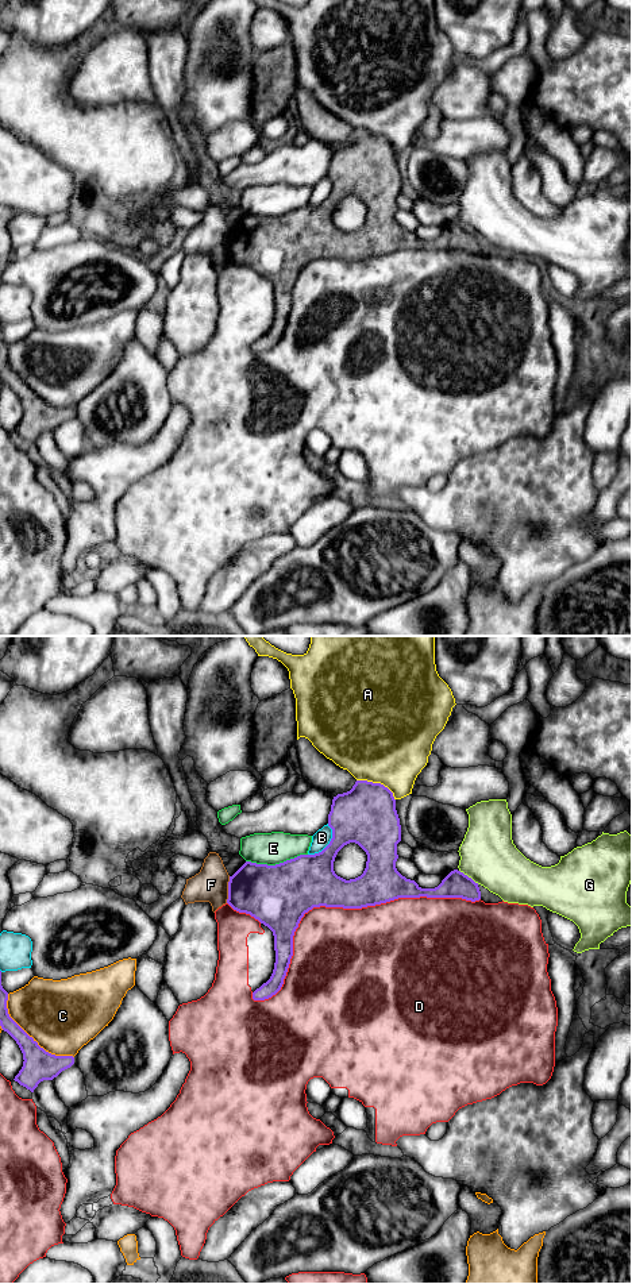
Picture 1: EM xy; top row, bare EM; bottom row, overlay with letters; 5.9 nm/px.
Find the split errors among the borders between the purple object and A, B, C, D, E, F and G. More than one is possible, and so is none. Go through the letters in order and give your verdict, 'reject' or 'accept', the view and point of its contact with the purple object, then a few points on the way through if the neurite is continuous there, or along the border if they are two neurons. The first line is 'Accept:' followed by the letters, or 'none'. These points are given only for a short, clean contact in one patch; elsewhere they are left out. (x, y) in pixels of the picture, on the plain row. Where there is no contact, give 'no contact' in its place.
Accept: none
A: reject | xy (378, 135)
B: reject | xy (328, 196)
C: reject | xy (31, 389)
D: reject | xy (340, 258)
E: reject | xy (276, 216)
F: reject | xy (228, 242)
G: reject | xy (467, 228)

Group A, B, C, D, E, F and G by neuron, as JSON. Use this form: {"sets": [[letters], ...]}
{"sets": [["A"], ["B"], ["C"], ["D"], ["E"], ["F"], ["G"]]}

